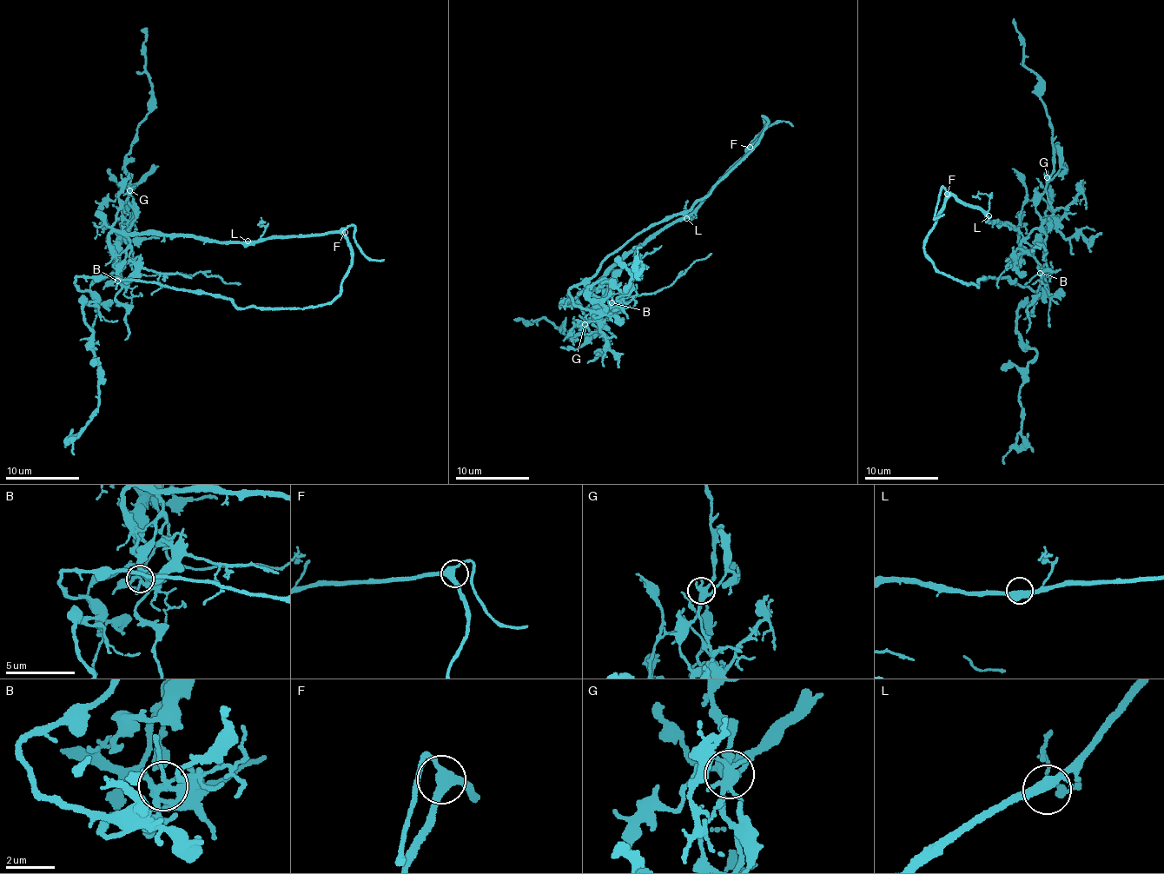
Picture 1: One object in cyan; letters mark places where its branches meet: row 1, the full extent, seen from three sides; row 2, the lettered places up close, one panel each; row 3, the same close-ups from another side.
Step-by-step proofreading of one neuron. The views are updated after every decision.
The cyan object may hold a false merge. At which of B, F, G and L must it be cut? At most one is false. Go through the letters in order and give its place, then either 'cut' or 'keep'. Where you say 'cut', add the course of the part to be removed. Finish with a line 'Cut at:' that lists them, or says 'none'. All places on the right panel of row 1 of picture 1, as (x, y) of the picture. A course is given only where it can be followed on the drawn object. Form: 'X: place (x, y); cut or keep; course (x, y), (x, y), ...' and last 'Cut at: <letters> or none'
B: place (1040, 273); keep
F: place (947, 194); keep
G: place (1047, 177); cut; course (1048, 178), (1047, 188), (1036, 203), (1046, 237), (1044, 261), (1048, 250), (1041, 245), (1032, 251)
L: place (988, 215); keep
Cut at: G

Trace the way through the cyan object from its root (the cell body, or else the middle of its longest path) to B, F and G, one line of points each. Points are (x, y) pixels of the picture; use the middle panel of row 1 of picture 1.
B: (598, 310), (614, 309), (611, 302)
F: (598, 310), (614, 309), (605, 290), (595, 285), (631, 252), (682, 221), (750, 147)
G: (598, 310), (611, 310), (615, 307), (610, 311), (598, 312), (598, 305), (595, 307), (593, 318), (585, 324)

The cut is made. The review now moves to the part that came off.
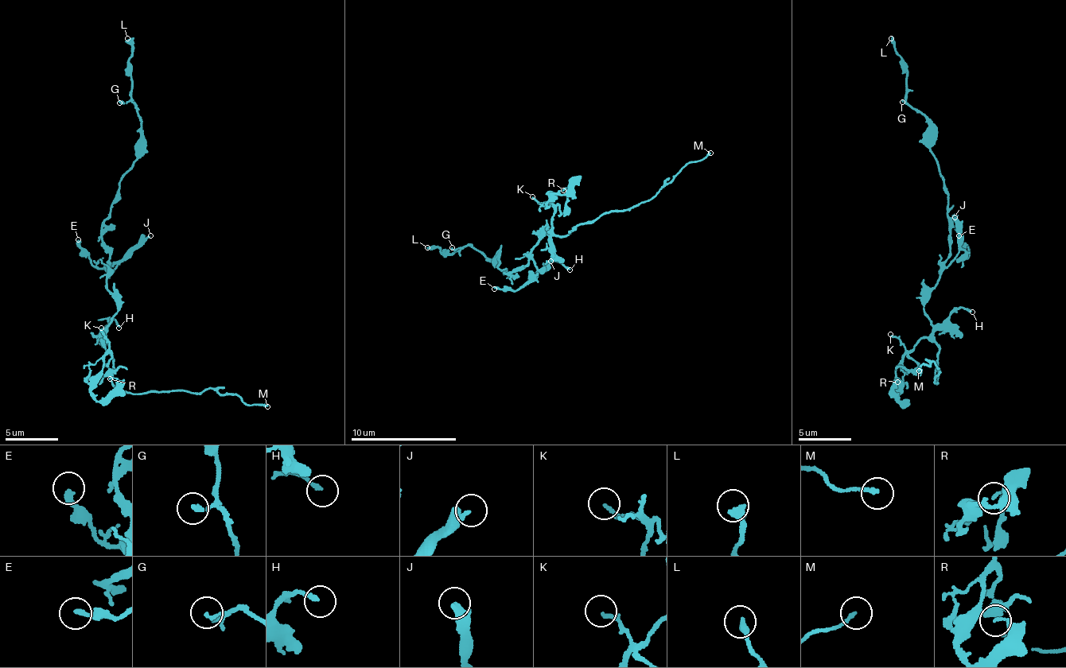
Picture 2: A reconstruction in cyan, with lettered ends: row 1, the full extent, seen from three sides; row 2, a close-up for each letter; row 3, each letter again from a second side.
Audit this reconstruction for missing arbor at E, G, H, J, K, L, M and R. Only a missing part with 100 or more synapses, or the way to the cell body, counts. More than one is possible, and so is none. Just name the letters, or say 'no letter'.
M

